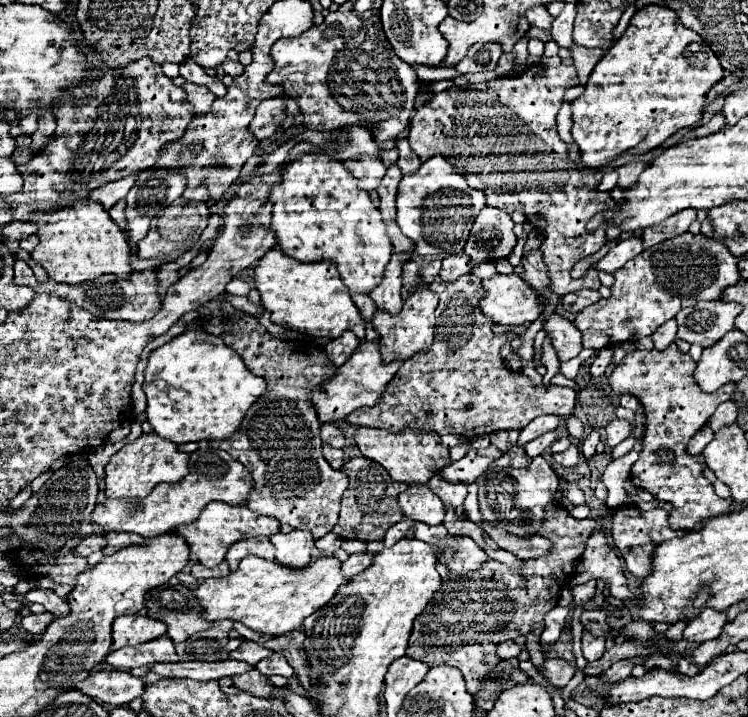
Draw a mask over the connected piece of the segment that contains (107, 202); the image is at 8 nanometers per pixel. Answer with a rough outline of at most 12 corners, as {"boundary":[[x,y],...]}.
{"boundary":[[137,174],[107,182],[89,198],[109,210],[137,182]]}

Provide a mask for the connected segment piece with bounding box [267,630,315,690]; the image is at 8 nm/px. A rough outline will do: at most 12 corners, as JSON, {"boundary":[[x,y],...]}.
{"boundary":[[295,630],[271,638],[267,648],[293,666],[301,686],[311,690],[306,636]]}

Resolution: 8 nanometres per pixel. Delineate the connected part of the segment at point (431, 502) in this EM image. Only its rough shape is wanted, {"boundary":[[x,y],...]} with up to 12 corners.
{"boundary":[[427,484],[409,486],[399,498],[413,520],[441,524],[445,506]]}

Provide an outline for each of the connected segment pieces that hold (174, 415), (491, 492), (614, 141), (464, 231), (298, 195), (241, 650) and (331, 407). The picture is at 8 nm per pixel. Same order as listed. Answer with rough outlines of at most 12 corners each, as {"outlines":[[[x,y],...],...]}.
{"outlines":[[[191,330],[149,354],[147,420],[185,444],[229,438],[265,392]],[[541,456],[525,468],[485,470],[483,520],[535,536],[559,488]],[[671,8],[637,10],[571,104],[583,164],[701,120],[723,68]],[[443,156],[397,188],[421,256],[463,250],[485,206]],[[329,154],[269,192],[283,254],[333,260],[371,292],[393,252],[379,210]],[[243,642],[233,660],[255,666],[259,660],[273,654],[257,642]],[[363,342],[333,380],[313,390],[321,422],[381,400],[403,360],[383,364]]]}

